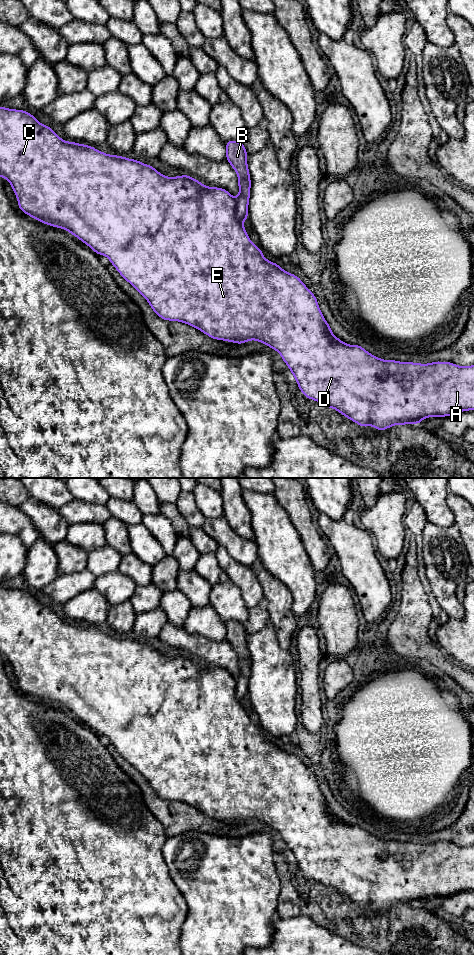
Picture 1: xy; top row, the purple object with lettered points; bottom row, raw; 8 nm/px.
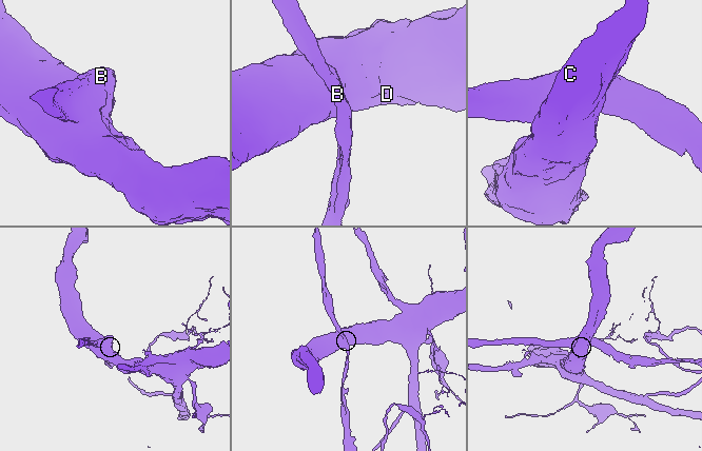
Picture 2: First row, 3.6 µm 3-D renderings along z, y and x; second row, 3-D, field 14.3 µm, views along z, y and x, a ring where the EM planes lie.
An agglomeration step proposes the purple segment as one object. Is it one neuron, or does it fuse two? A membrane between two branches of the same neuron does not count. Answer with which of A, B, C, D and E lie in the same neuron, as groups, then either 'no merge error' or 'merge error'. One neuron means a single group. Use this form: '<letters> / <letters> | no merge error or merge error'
A C D E / B | merge error

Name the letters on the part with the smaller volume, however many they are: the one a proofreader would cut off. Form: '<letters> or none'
B

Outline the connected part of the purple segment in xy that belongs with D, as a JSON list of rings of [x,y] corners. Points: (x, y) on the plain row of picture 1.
[[[0,586],[0,656],[9,661],[22,692],[46,705],[63,708],[88,725],[96,734],[108,737],[118,753],[148,781],[152,790],[161,799],[186,803],[216,820],[241,825],[250,820],[257,820],[266,824],[282,836],[282,840],[292,852],[299,869],[306,878],[336,889],[361,907],[374,906],[378,911],[382,911],[394,905],[418,905],[428,897],[452,896],[459,892],[474,890],[474,845],[462,847],[451,842],[441,841],[421,844],[383,840],[367,832],[361,825],[348,825],[338,819],[332,813],[330,805],[320,791],[316,776],[301,759],[283,750],[277,743],[265,739],[262,730],[251,722],[243,703],[237,698],[236,678],[224,668],[205,666],[197,659],[185,654],[166,657],[153,646],[138,640],[109,635],[93,626],[64,621],[51,606],[41,604],[29,592],[8,589],[4,586]]]

